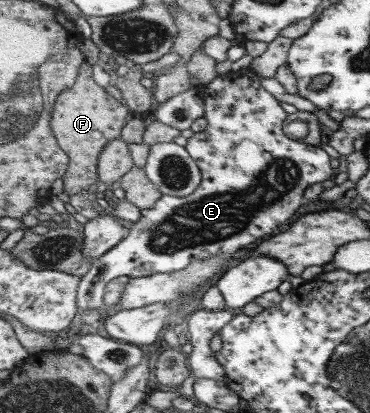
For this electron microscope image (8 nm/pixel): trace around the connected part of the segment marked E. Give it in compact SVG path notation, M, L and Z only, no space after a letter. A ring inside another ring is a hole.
M248 67L237 72L228 72L226 74L220 74L216 78L210 80L208 84L198 88L200 91L200 99L203 105L203 117L206 121L206 127L203 132L195 133L188 139L186 148L189 151L189 155L196 161L196 164L200 168L200 187L192 193L192 195L186 197L173 197L162 196L158 203L152 209L142 210L142 217L137 222L132 223L129 228L127 236L119 243L118 246L112 248L104 256L96 259L93 262L93 266L89 269L89 272L81 278L78 290L78 313L84 313L84 311L100 311L103 309L102 305L105 305L104 294L105 287L113 279L125 277L130 275L132 278L139 278L140 276L154 275L160 272L176 272L183 270L200 260L200 258L212 256L214 254L222 254L222 256L230 256L240 247L248 245L248 243L254 243L258 239L262 239L262 235L270 236L270 233L276 228L285 227L290 221L297 216L298 207L302 205L302 197L304 190L313 183L326 181L332 175L332 169L330 168L329 157L319 147L300 143L296 140L290 139L282 131L282 123L286 119L286 113L282 110L278 100L276 100L268 91L264 90L258 82L258 75L250 70Z

